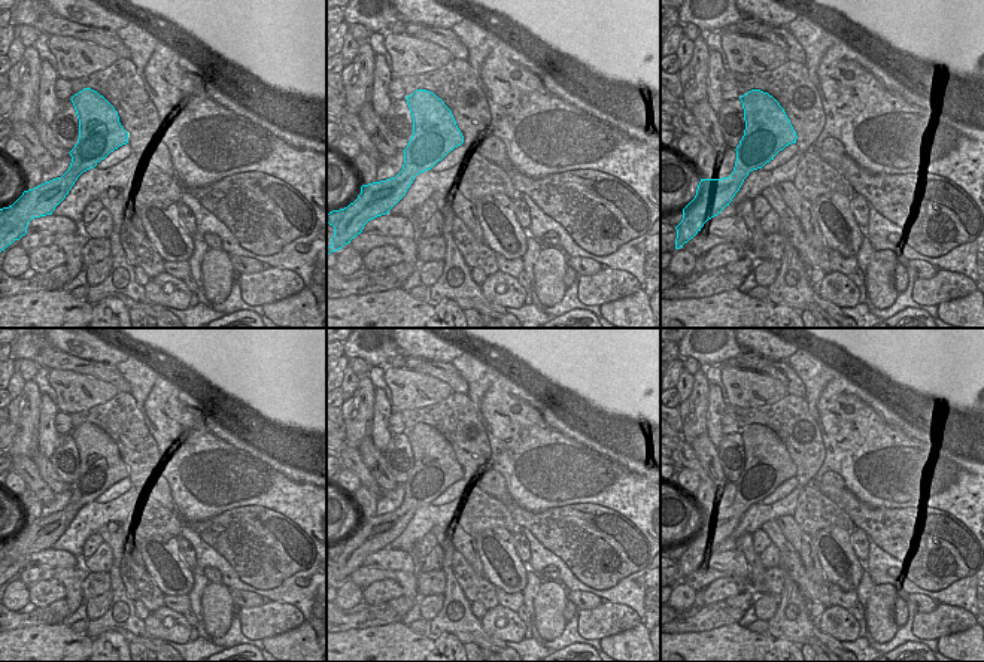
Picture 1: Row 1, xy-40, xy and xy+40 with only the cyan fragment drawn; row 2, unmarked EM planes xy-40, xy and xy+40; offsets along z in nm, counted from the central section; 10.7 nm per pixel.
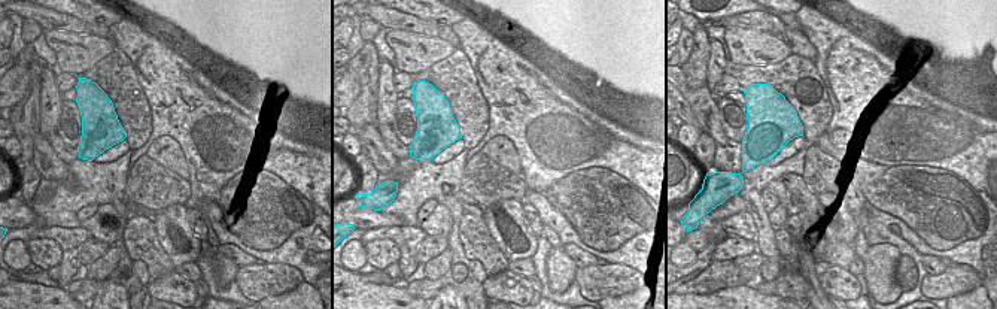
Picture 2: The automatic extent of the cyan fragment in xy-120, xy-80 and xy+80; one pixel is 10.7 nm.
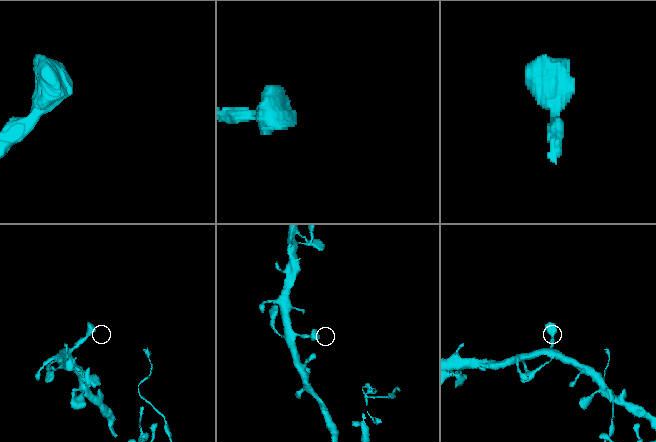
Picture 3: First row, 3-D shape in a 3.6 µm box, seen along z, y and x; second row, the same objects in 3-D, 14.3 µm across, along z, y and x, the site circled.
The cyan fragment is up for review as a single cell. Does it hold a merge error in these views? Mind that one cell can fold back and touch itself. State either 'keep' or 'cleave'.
keep

